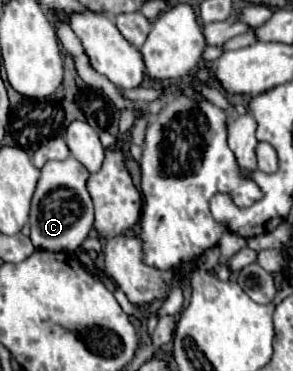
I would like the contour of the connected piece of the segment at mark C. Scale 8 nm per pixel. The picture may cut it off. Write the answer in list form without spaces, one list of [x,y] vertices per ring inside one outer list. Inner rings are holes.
[[[66,158],[60,162],[50,160],[42,166],[42,174],[36,192],[32,196],[32,208],[30,208],[30,240],[34,248],[52,250],[52,252],[74,252],[88,238],[94,224],[94,206],[86,190],[86,178],[88,178],[88,170],[74,158]]]

